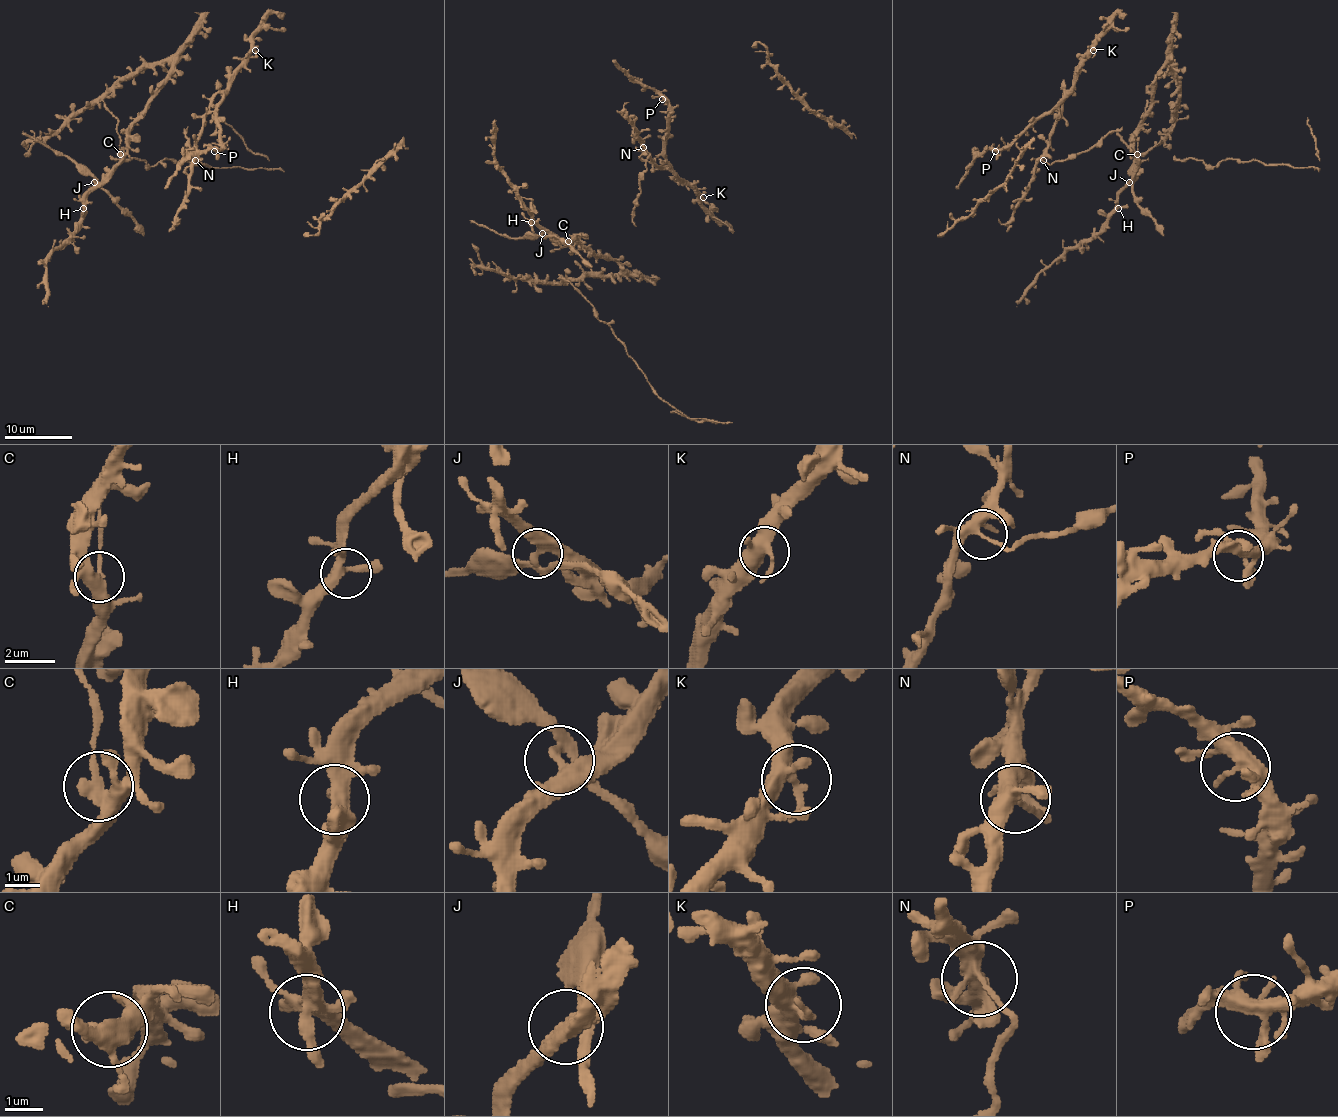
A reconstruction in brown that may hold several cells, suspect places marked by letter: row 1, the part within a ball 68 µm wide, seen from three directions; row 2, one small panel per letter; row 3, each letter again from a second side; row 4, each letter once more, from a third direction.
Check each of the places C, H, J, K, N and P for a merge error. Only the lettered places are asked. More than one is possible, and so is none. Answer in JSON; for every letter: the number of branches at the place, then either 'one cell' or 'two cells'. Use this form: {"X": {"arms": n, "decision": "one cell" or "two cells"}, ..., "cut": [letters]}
{"C": {"arms": 4, "decision": "two cells"}, "H": {"arms": 4, "decision": "one cell"}, "J": {"arms": 4, "decision": "two cells"}, "K": {"arms": 4, "decision": "one cell"}, "N": {"arms": 4, "decision": "two cells"}, "P": {"arms": 4, "decision": "one cell"}, "cut": ["C", "J", "N"]}

